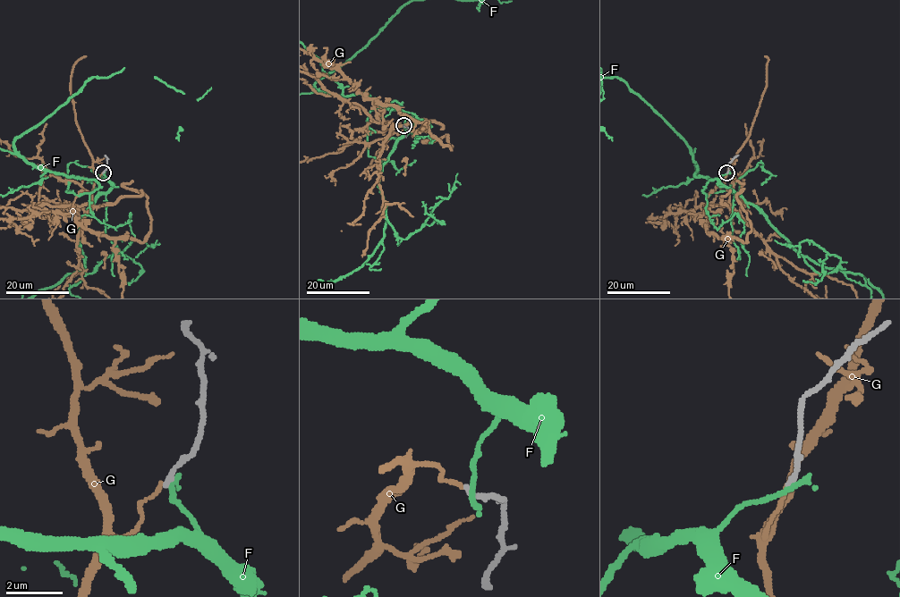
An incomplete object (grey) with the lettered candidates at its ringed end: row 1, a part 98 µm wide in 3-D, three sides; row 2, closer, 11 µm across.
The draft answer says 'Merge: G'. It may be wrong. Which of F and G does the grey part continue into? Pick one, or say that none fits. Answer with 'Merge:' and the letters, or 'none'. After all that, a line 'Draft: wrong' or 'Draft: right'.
Merge: none
Draft: wrong

